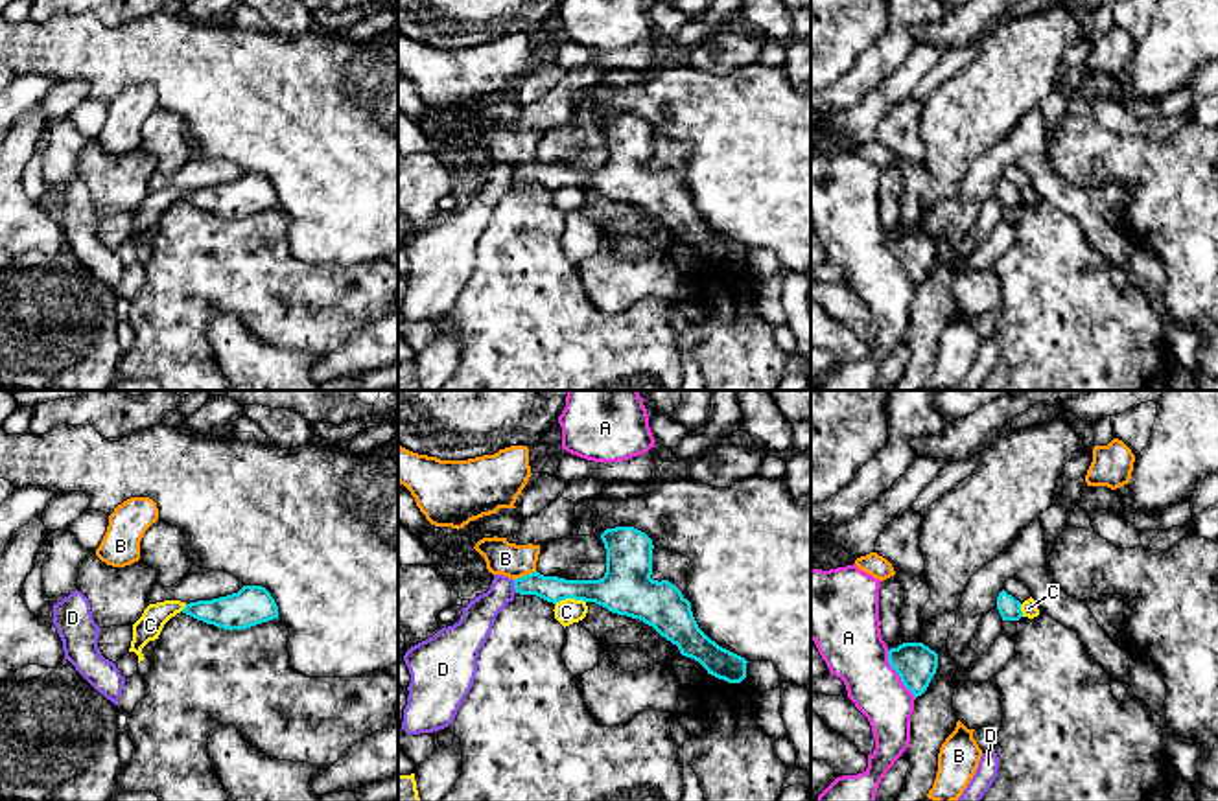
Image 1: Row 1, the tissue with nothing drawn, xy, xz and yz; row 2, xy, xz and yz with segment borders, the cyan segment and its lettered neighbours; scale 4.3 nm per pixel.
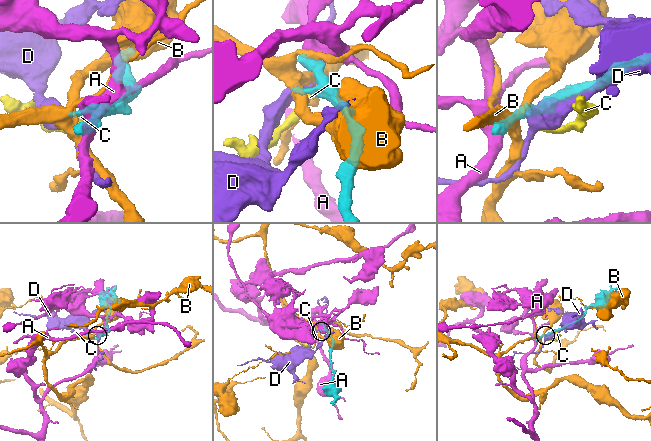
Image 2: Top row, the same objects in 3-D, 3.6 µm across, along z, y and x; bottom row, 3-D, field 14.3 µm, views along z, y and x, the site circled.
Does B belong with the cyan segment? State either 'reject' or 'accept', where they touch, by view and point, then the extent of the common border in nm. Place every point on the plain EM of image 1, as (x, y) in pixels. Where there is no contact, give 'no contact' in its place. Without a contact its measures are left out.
reject | xz (526, 162) | 110 nm

